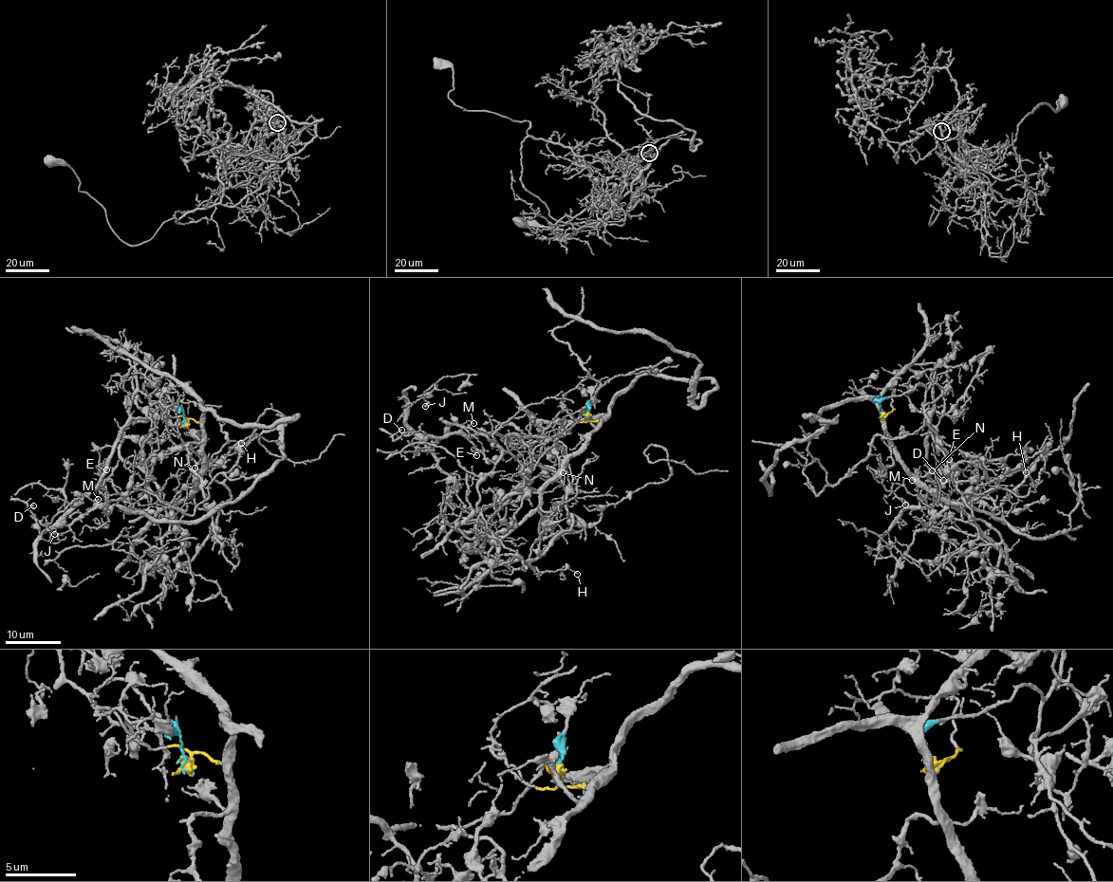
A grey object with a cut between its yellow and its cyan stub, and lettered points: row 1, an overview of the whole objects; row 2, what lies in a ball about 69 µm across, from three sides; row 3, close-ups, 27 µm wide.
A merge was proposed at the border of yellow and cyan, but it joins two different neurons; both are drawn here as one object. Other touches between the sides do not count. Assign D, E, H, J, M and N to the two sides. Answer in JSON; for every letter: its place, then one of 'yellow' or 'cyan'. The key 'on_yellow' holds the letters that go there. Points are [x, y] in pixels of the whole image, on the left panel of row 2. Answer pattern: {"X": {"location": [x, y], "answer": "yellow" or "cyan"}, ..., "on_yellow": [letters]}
{"D": {"location": [33, 505], "answer": "cyan"}, "E": {"location": [106, 469], "answer": "cyan"}, "H": {"location": [241, 443], "answer": "yellow"}, "J": {"location": [54, 534], "answer": "cyan"}, "M": {"location": [98, 499], "answer": "cyan"}, "N": {"location": [194, 468], "answer": "yellow"}, "on_yellow": ["H", "N"]}

